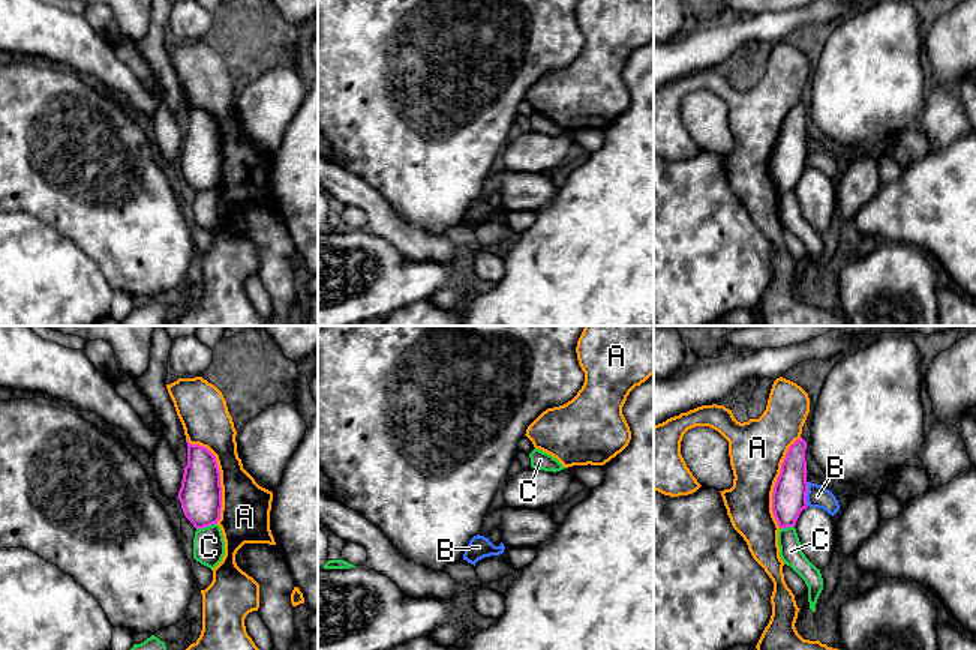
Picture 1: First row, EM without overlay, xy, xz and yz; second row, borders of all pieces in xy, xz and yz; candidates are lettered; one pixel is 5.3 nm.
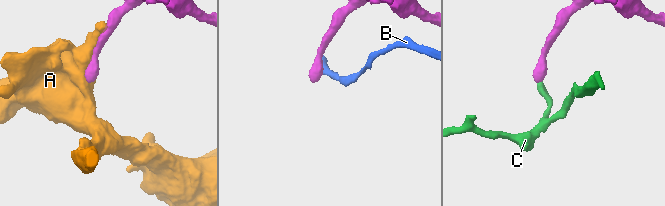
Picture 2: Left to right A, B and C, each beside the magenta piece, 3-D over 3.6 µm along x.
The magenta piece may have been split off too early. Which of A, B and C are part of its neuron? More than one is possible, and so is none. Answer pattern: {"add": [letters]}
{"add": []}

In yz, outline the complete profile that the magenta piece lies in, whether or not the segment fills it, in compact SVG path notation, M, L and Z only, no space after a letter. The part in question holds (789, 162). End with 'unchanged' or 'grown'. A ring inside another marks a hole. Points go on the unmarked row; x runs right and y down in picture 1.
M801 101L787 114L781 128L780 140L775 146L772 156L772 176L780 192L795 191L796 185L804 173L808 171L807 156L807 125L805 125L807 105Z; unchanged

